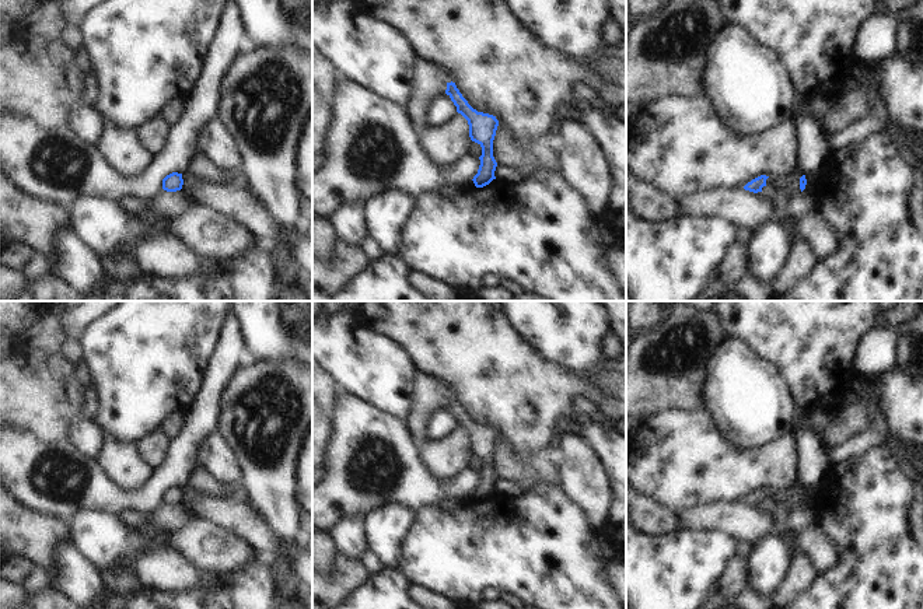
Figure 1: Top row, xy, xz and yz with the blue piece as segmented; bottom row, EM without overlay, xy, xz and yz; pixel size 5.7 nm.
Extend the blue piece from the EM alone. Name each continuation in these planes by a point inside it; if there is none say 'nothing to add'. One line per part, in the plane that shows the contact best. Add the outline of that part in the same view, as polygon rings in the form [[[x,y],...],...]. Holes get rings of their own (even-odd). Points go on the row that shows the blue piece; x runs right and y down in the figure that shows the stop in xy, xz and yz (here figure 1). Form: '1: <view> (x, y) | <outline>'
1: xz (450, 189) | [[[469,181],[466,183],[454,183],[454,182],[448,182],[448,183],[444,183],[438,188],[436,188],[433,190],[433,193],[437,193],[443,197],[454,197],[465,190],[475,190],[476,186],[473,183],[473,181]]]

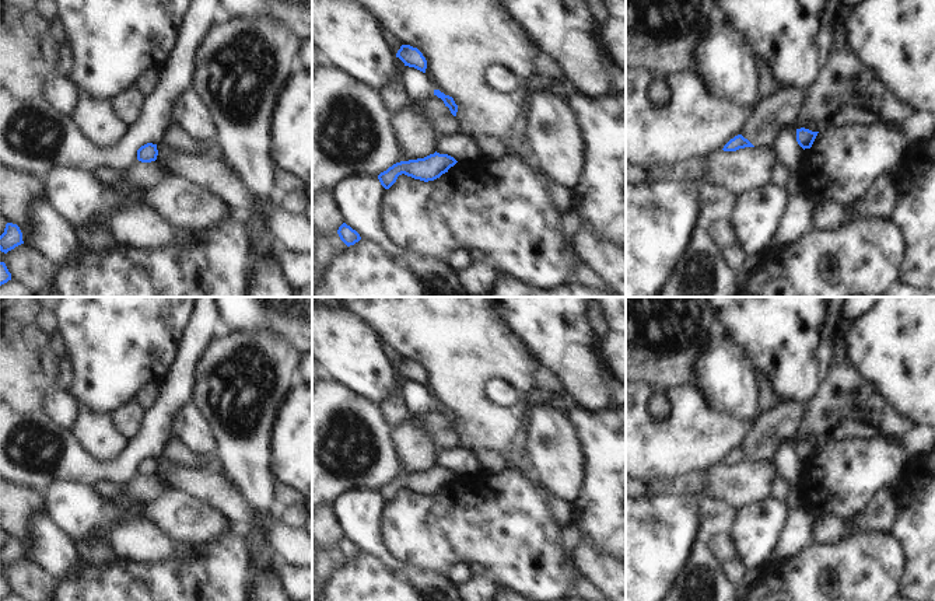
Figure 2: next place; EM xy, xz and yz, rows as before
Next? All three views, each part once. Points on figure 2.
nothing to add

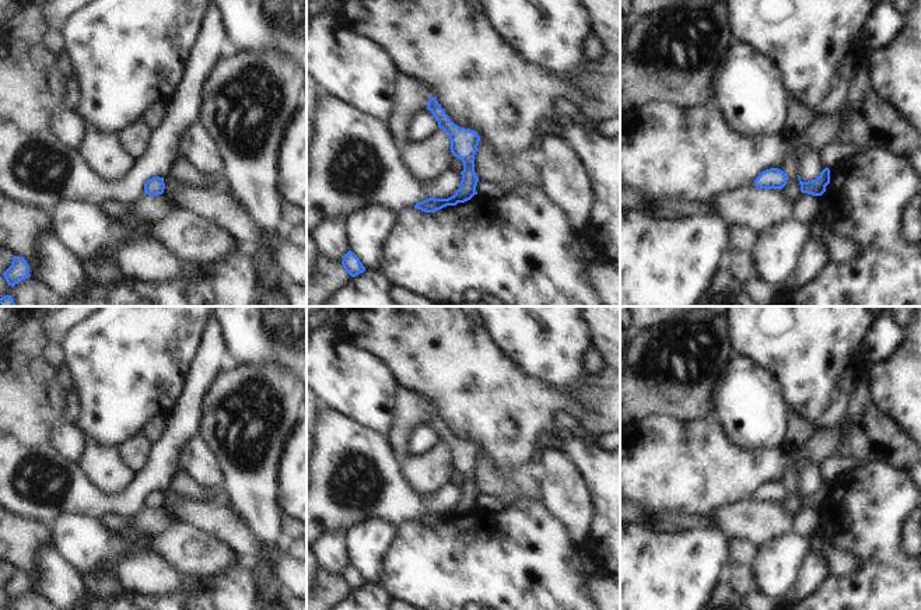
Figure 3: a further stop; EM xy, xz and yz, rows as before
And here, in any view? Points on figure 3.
nothing to add

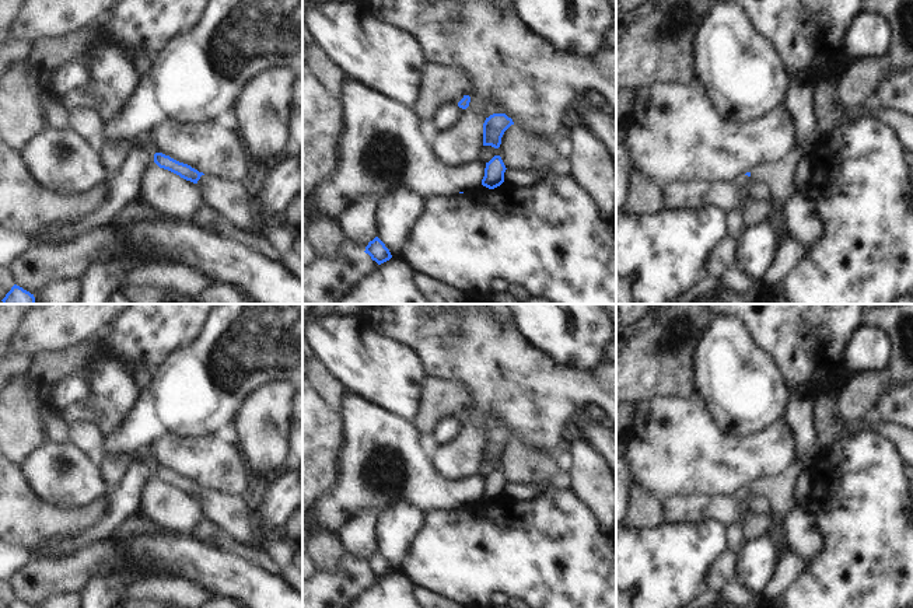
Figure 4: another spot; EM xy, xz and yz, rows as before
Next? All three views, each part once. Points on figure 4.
1: xy (230, 199) | [[[202,175],[197,188],[203,202],[218,212],[234,228],[246,234],[262,234],[266,224],[255,223],[248,193],[241,184]]]

